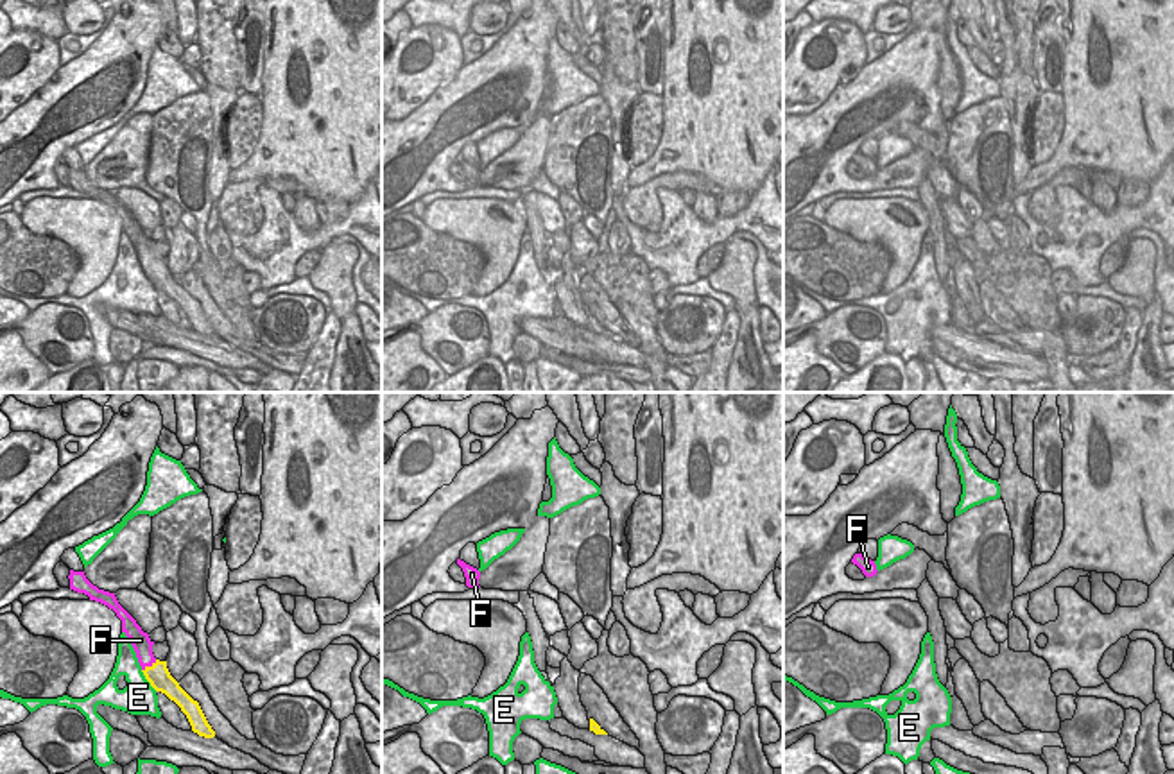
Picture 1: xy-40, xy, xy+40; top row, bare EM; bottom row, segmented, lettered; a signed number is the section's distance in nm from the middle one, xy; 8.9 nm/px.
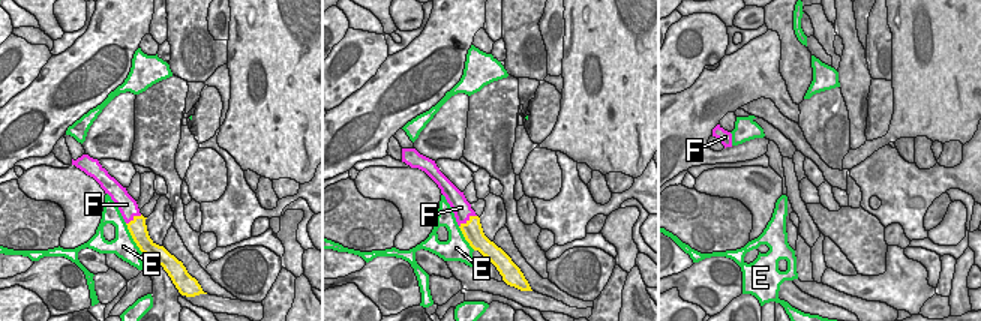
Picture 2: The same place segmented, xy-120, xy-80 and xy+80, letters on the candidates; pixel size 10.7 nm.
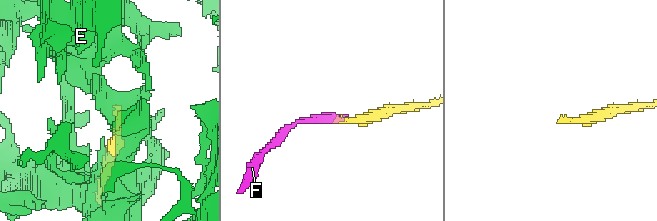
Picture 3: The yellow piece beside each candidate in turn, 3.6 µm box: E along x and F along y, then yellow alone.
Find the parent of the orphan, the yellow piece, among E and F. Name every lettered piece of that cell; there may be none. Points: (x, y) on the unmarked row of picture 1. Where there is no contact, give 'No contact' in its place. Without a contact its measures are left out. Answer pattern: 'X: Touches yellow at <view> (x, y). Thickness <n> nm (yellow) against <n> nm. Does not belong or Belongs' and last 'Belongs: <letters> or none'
E: Touches yellow at xy-40 (147, 278). Thickness 200 nm (yellow) against 320 nm. Does not belong
F: Touches yellow at xy-40 (149, 266). Thickness 200 nm (yellow) against 170 nm. Belongs
Belongs: F.

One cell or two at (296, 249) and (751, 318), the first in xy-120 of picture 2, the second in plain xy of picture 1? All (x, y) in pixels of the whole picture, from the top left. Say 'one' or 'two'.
two

